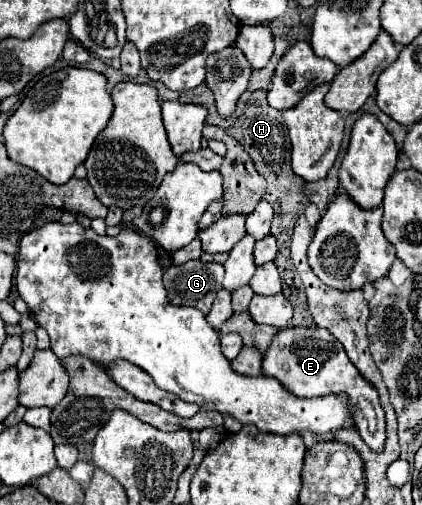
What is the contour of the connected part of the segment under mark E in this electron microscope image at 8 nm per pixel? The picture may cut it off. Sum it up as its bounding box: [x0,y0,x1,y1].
[263,329,385,451]

